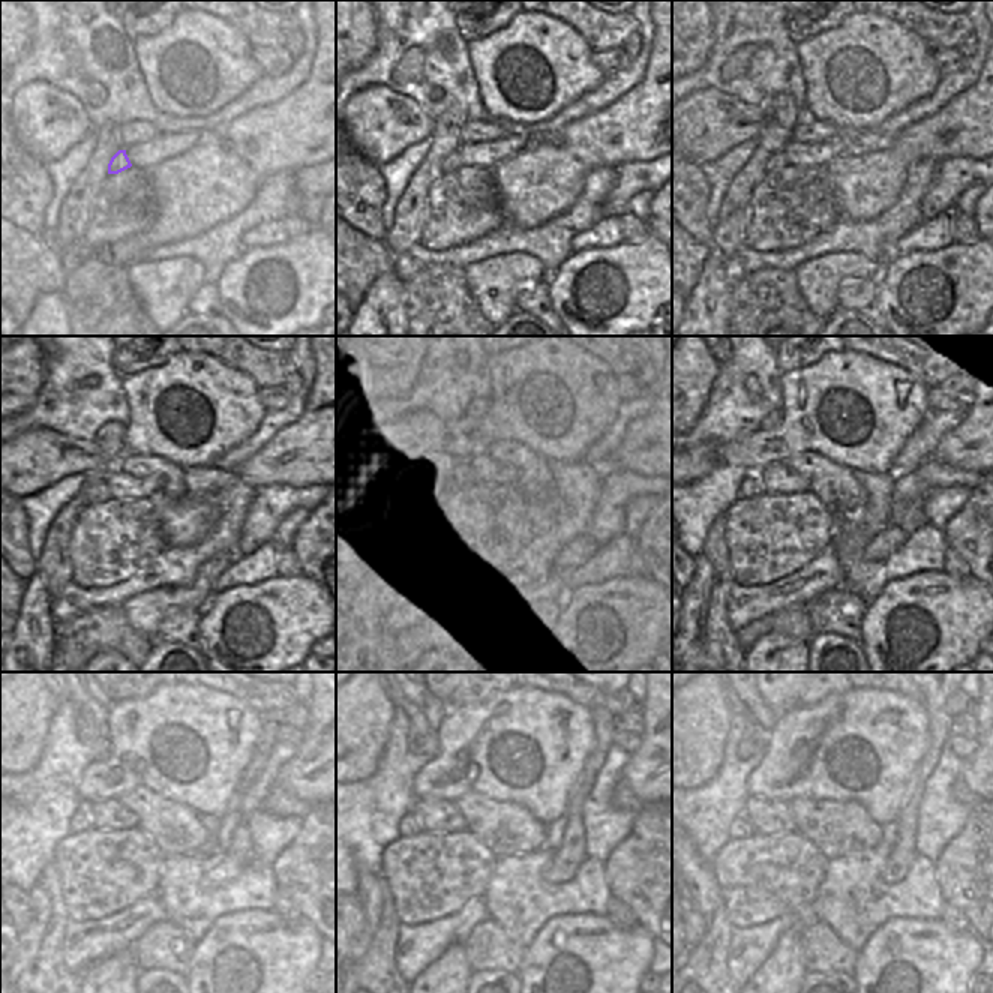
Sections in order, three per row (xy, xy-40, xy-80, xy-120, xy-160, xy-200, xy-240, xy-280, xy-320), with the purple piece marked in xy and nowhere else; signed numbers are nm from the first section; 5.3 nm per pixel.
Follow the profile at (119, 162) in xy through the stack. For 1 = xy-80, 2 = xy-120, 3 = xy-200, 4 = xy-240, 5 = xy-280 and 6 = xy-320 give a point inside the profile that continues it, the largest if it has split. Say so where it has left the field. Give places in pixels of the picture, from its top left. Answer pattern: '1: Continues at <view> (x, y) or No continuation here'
1: Continues at xy-80 (777, 161)
2: Continues at xy-120 (95, 491)
3: Continues at xy-200 (752, 485)
4: Continues at xy-240 (80, 821)
5: Continues at xy-280 (408, 825)
6: Continues at xy-320 (740, 828)

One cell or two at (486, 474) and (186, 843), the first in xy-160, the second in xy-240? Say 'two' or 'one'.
one

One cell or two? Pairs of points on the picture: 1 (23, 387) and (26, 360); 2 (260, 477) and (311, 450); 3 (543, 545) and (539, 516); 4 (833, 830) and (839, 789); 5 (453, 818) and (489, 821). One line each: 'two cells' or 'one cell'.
1: one cell
2: one cell
3: two cells
4: two cells
5: two cells

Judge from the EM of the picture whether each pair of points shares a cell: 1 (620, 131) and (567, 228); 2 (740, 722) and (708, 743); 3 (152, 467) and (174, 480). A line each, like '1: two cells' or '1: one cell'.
1: two cells
2: two cells
3: one cell

